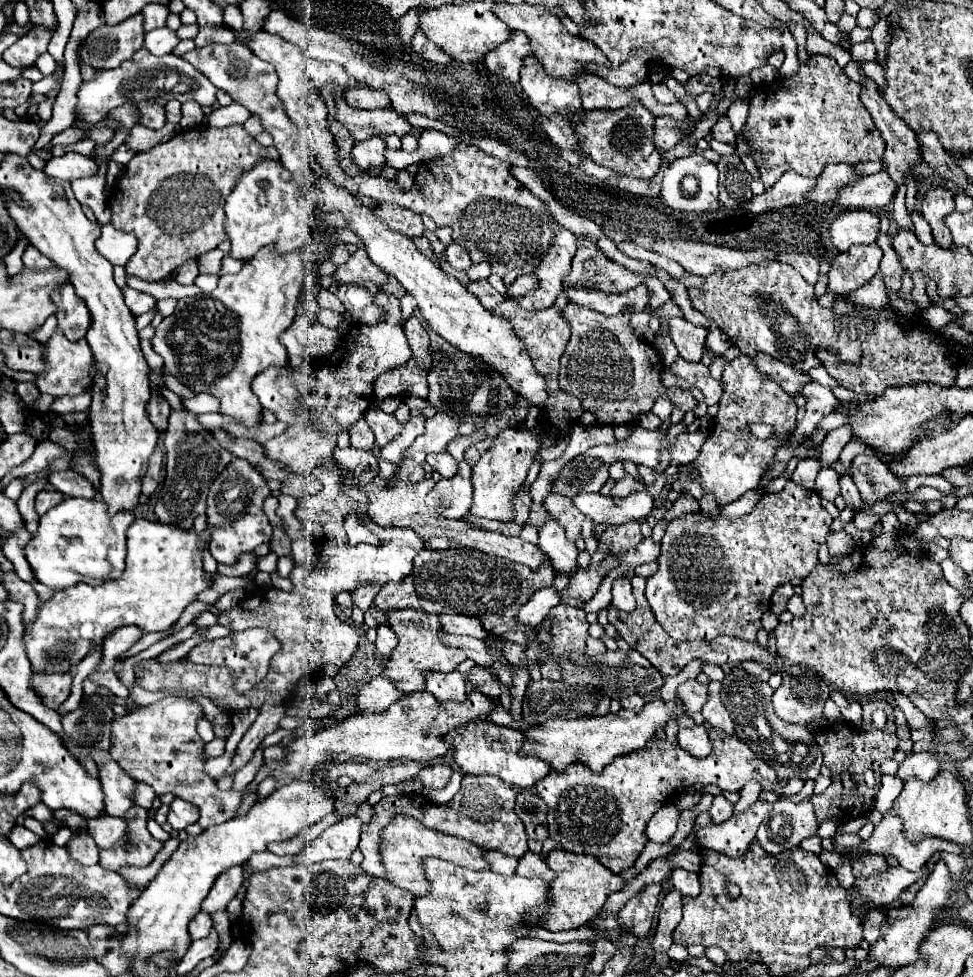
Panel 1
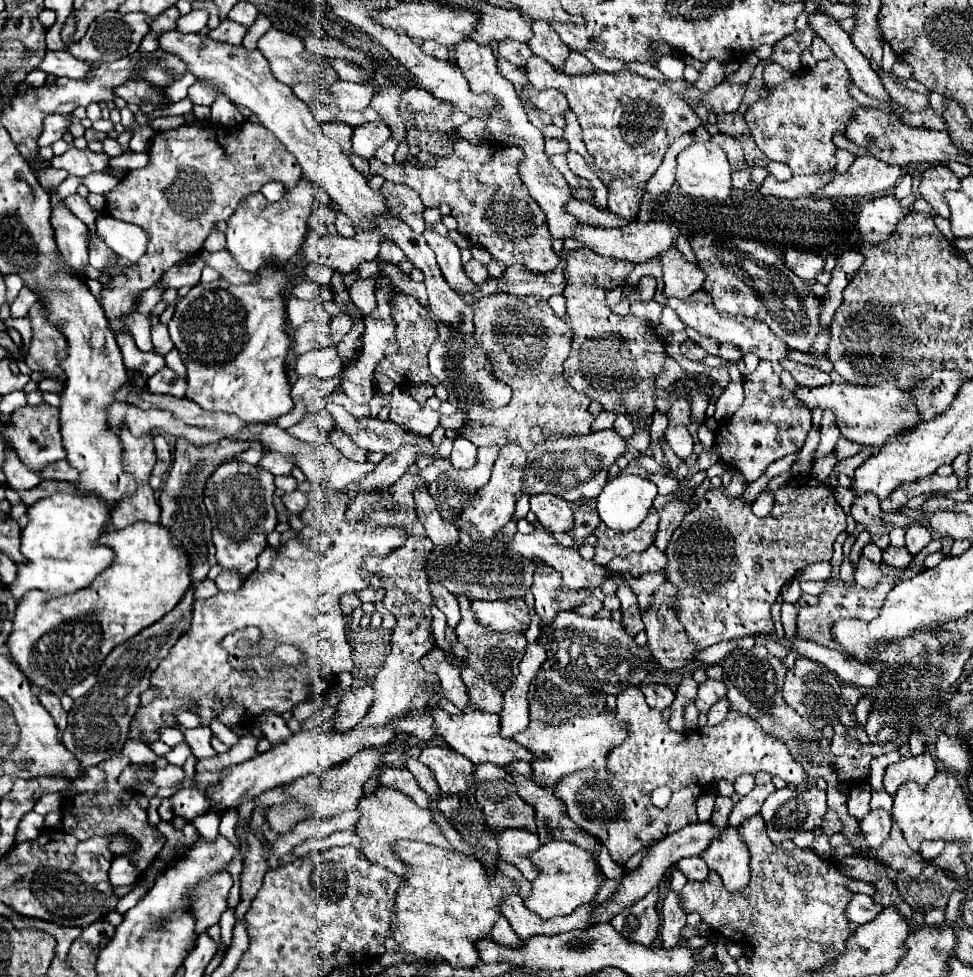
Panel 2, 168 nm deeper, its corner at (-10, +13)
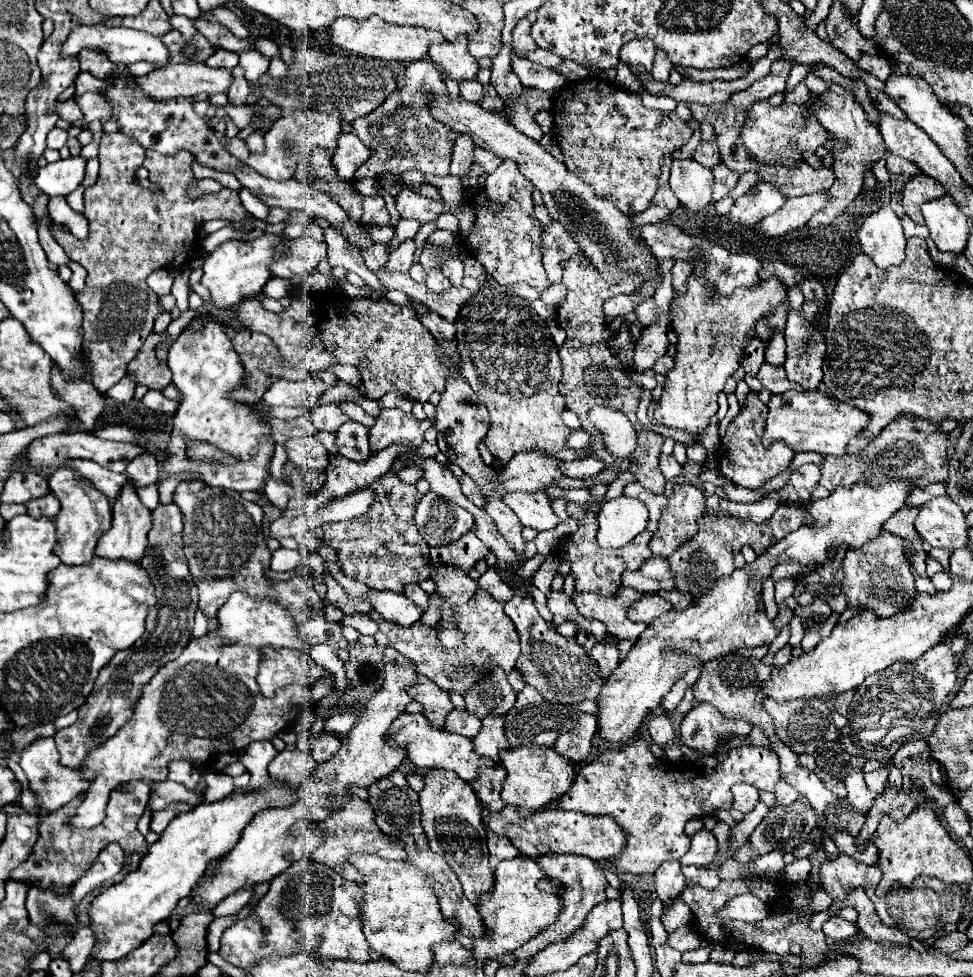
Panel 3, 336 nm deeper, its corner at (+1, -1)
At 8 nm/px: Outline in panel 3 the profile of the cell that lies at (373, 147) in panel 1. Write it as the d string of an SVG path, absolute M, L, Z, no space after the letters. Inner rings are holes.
M340 133L338 147L332 155L332 165L336 167L336 173L344 181L352 181L354 171L370 157L368 147L354 135L354 133Z

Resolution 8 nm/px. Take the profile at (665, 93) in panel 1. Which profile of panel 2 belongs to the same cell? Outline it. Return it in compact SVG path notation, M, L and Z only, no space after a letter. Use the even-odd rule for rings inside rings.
M675 55L663 57L663 61L657 63L657 69L659 69L669 81L683 79L683 67L685 67L685 63L683 63L679 57L675 57Z

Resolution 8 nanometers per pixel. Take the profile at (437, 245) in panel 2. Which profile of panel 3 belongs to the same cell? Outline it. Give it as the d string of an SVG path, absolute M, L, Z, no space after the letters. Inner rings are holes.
M426 269L426 275L428 275L428 281L426 281L428 291L432 291L432 293L442 293L442 291L448 291L448 289L450 289L450 283L448 283L448 279L442 275L440 269Z

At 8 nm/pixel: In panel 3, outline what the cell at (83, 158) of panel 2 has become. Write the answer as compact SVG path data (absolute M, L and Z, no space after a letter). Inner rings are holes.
M80 155L60 159L56 163L48 163L46 167L38 169L36 187L50 197L56 195L66 197L82 183L84 169L86 169L86 159Z

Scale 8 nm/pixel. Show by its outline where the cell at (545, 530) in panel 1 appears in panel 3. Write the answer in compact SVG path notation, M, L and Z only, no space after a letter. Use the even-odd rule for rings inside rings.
M544 491L536 495L524 495L524 493L504 493L504 503L518 515L520 523L524 527L532 527L536 531L548 531L554 529L560 519L554 515L550 507L550 499Z

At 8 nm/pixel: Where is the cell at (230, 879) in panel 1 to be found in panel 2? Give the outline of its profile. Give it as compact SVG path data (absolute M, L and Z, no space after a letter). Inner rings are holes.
M221 871L193 891L191 909L195 915L196 933L203 933L209 925L219 923L223 911L227 911L227 899L231 887L233 887L233 877L227 871Z

